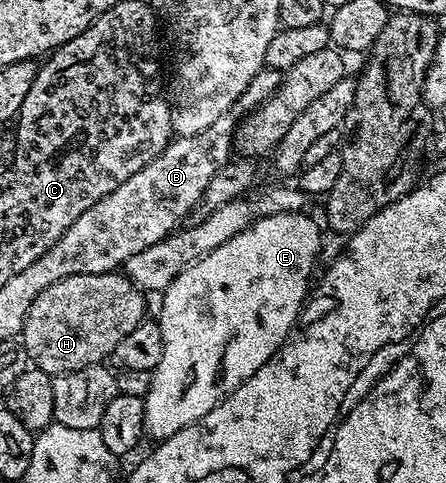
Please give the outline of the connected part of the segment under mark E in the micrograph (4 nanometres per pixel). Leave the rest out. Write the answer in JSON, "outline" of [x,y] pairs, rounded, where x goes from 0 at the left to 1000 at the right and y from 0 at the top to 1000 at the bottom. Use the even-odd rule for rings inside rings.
{"outline":[[[673,437],[583,449],[554,476],[527,484],[527,493],[500,501],[500,509],[473,518],[473,526],[464,526],[451,538],[439,538],[428,553],[410,559],[372,592],[359,615],[359,621],[363,619],[361,654],[357,652],[361,689],[365,692],[365,741],[357,741],[357,758],[343,764],[334,781],[334,805],[321,822],[325,830],[325,892],[336,905],[345,903],[345,913],[372,911],[383,899],[392,899],[401,890],[428,882],[446,865],[455,865],[455,857],[464,857],[507,820],[516,820],[547,787],[563,783],[563,774],[572,774],[572,766],[581,766],[581,758],[596,754],[630,723],[630,714],[646,704],[648,689],[668,669],[675,640],[686,627],[684,602],[695,602],[697,596],[691,569],[697,567],[702,547],[713,545],[711,520],[720,513],[722,466],[717,462],[711,466],[697,449],[684,445],[682,437]]]}

